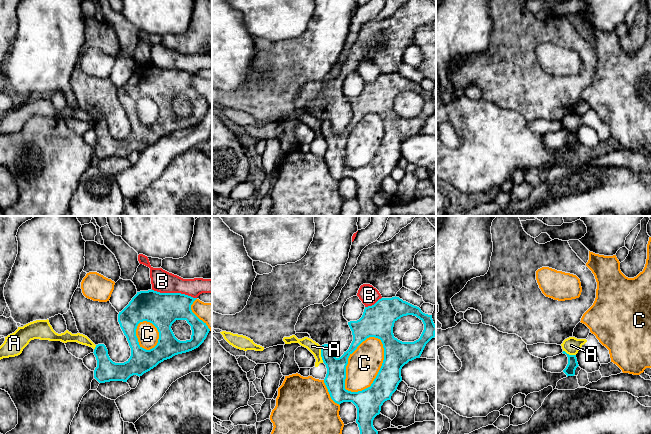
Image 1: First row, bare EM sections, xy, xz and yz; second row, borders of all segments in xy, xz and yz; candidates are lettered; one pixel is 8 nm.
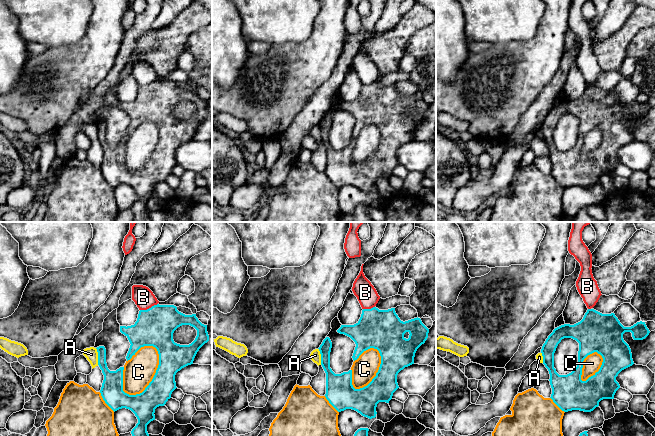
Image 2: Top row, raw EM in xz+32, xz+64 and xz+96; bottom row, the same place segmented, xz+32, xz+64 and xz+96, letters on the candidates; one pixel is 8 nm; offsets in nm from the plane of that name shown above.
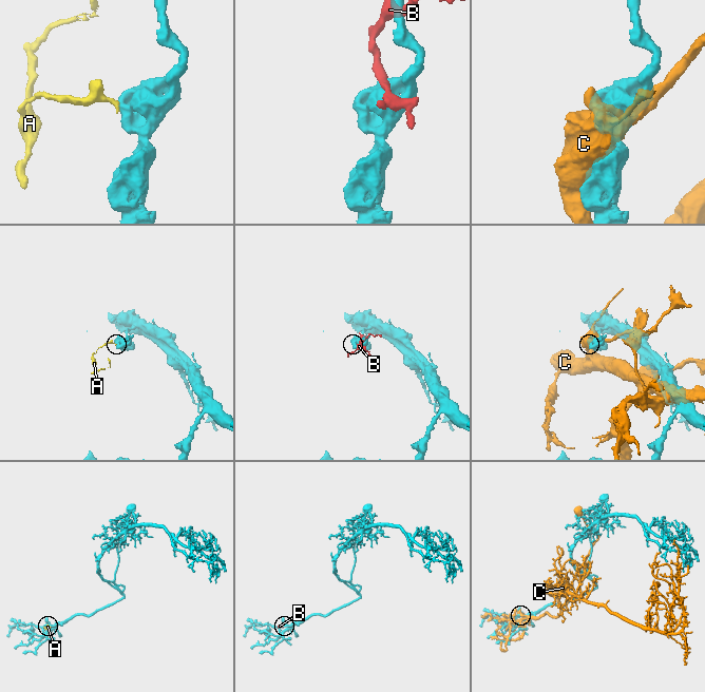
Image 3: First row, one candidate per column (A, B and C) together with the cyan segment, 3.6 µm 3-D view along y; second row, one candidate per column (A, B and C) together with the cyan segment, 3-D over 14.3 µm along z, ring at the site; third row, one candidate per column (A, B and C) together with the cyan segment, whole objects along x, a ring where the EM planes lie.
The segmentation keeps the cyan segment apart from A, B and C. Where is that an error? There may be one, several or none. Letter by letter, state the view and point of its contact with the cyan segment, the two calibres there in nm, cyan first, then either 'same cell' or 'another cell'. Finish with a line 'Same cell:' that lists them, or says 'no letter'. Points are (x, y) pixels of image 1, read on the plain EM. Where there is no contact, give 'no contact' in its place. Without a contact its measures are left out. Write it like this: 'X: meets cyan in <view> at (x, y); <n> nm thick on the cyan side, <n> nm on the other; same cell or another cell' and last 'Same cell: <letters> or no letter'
A: meets cyan in xz at (321, 130); 160 nm thick on the cyan side, 90 nm on the other; another cell
B: meets cyan in xy at (174, 69); 280 nm thick on the cyan side, 180 nm on the other; another cell
C: meets cyan in xz at (348, 133); 160 nm thick on the cyan side, 260 nm on the other; another cell
Same cell: no letter

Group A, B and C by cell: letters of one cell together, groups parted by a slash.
A / B / C

